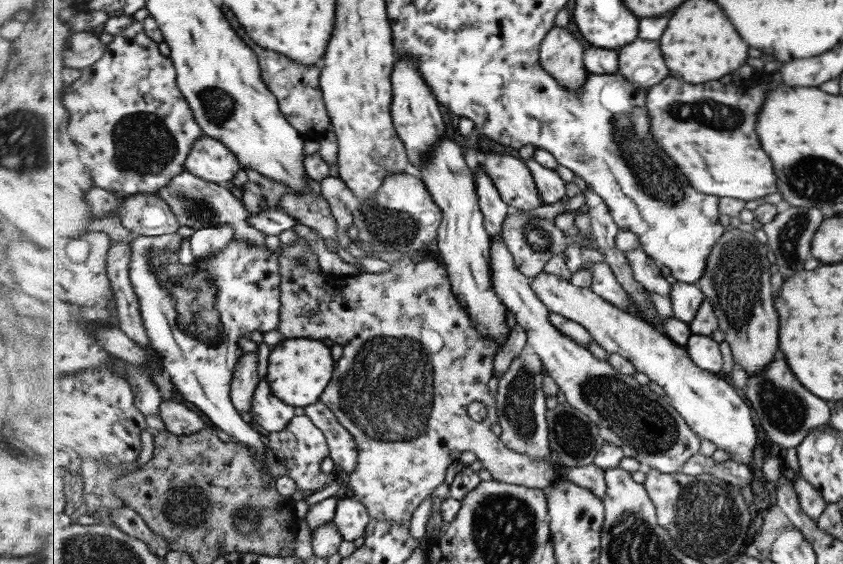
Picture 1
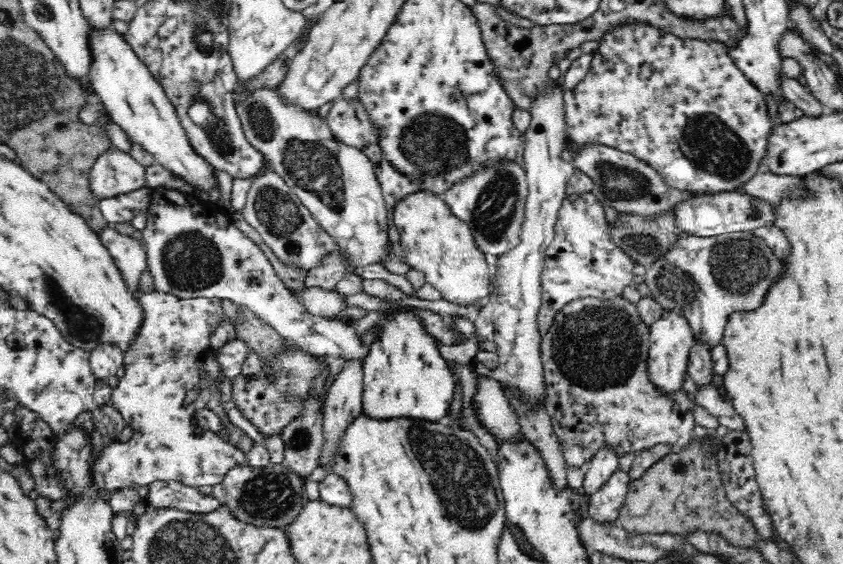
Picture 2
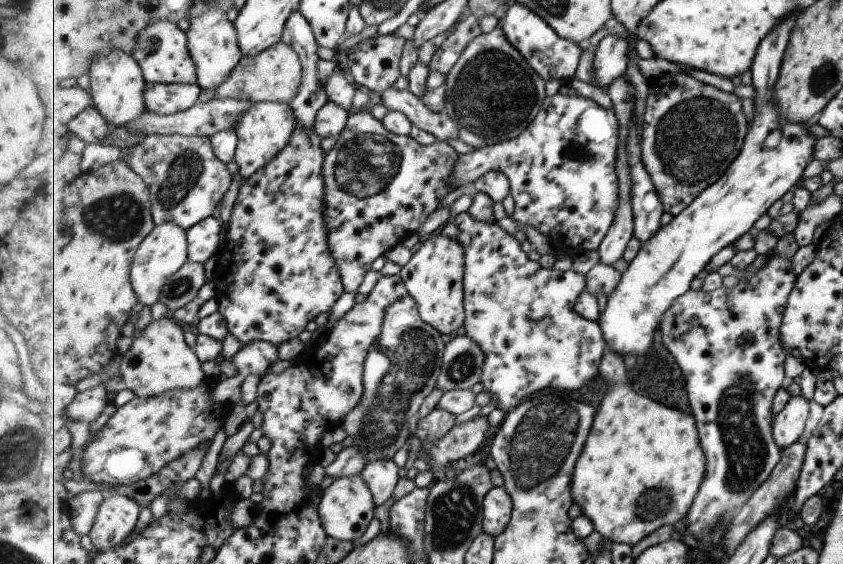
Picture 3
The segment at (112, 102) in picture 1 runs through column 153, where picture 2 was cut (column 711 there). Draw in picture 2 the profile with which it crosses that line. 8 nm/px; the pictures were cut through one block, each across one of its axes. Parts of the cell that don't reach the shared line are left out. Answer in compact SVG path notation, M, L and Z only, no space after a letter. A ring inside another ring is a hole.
M634 19L633 22L622 22L618 26L614 26L599 40L599 48L592 53L592 62L586 76L574 88L563 92L568 141L575 139L575 142L604 143L606 146L616 147L622 152L632 153L636 158L656 169L668 186L686 193L702 194L740 190L745 182L758 174L760 164L766 160L770 136L778 121L770 119L765 95L732 62L726 46L728 43L720 42L719 39L684 38L682 35L672 34L670 30L664 29L662 26L647 22L647 19ZM662 122L686 122L686 124L664 124L664 128L660 128ZM690 122L698 122L698 124L690 124ZM664 140L668 140L668 144L664 144ZM670 160L672 160L672 168L678 168L678 170L672 170L672 168L664 170L670 164ZM660 166L662 166L662 170L660 170Z

